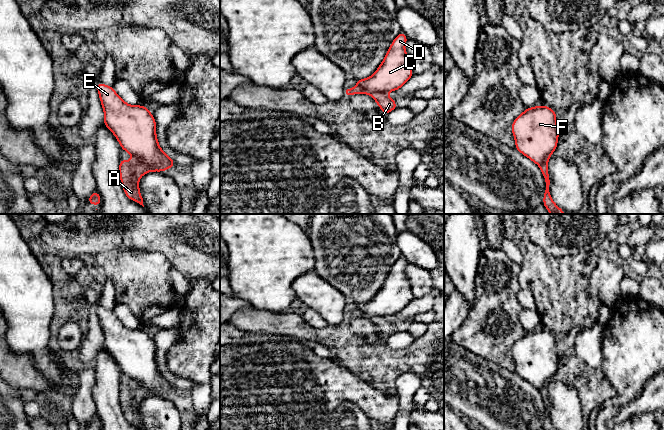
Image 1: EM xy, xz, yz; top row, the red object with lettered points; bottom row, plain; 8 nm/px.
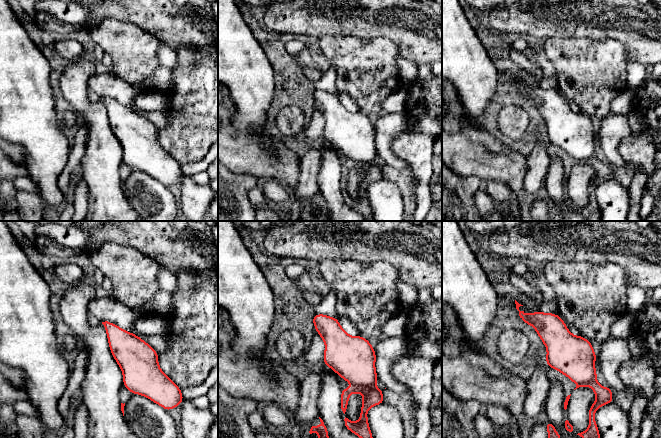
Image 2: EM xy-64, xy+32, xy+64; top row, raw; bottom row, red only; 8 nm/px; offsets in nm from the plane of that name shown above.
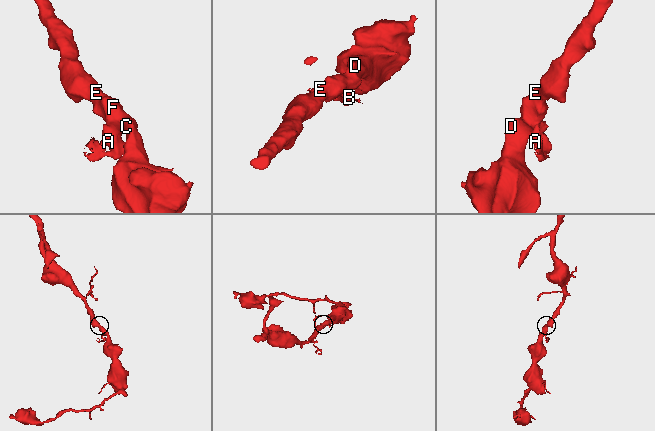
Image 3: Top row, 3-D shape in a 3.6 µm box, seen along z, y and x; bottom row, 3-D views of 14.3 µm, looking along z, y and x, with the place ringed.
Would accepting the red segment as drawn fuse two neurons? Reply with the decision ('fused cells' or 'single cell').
fused cells

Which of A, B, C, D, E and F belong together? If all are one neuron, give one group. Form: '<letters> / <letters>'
A B / C D E F

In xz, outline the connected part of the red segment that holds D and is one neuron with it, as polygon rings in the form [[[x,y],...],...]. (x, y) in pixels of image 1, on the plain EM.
[[[400,256],[391,267],[378,293],[366,303],[356,303],[357,308],[370,316],[390,316],[400,313],[412,300],[413,293],[405,268],[408,261]]]

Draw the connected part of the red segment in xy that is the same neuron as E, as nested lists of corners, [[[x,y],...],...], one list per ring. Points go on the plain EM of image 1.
[[[97,306],[97,315],[104,335],[104,349],[114,358],[121,373],[127,375],[158,396],[175,389],[160,371],[156,345],[146,330],[126,327],[113,313]]]

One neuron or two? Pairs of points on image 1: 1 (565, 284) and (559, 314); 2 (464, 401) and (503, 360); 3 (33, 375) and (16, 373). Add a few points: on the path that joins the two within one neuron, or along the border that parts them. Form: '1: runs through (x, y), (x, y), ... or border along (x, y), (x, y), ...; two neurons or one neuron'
1: runs through (561, 291), (561, 307); one neuron
2: border along (477, 354), (514, 371); two neurons
3: runs through (29, 375), (20, 373); one neuron

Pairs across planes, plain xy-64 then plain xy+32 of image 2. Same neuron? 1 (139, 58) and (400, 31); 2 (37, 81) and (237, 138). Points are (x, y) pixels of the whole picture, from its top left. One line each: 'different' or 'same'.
1: different
2: different

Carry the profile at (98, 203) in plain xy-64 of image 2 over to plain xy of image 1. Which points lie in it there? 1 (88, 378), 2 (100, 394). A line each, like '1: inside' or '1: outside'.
1: outside
2: inside

